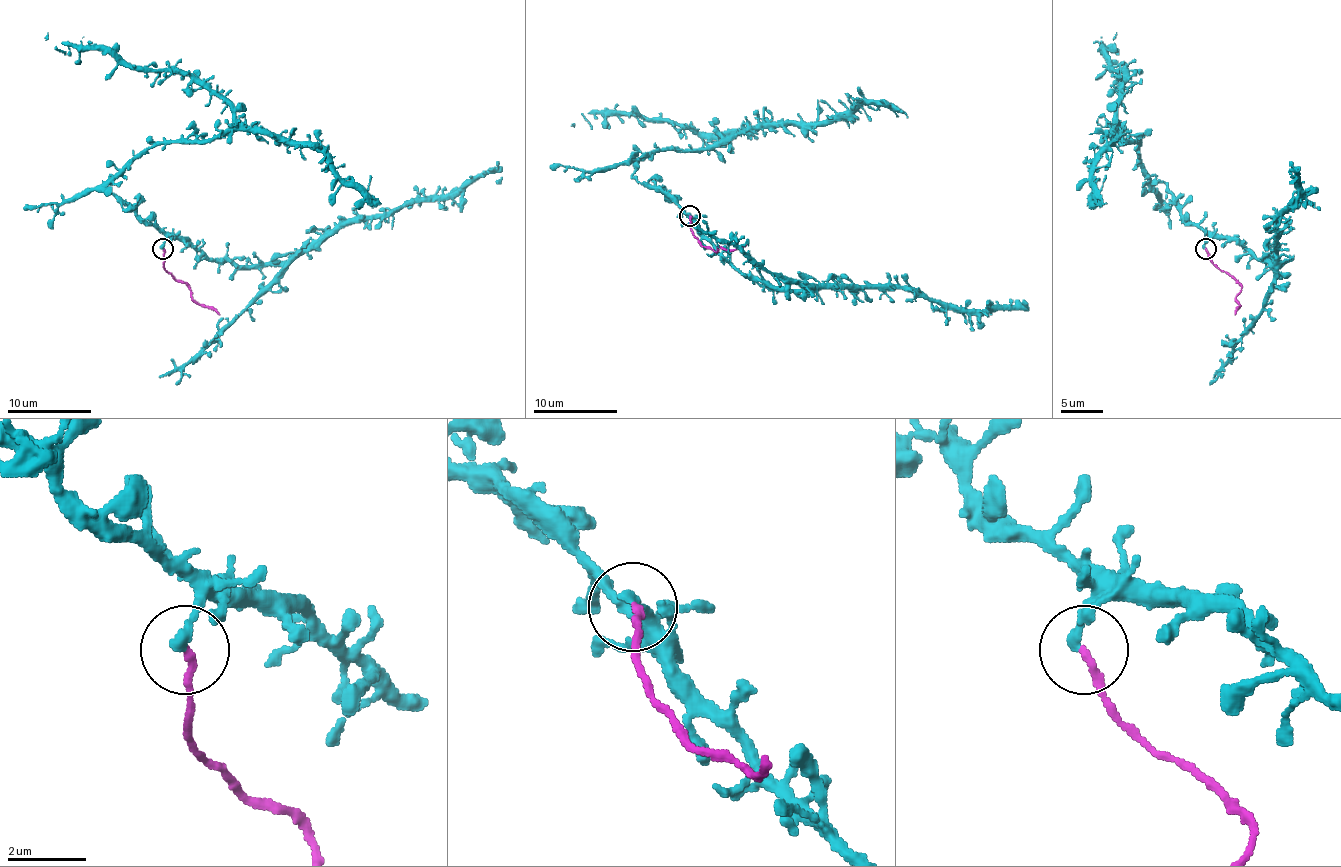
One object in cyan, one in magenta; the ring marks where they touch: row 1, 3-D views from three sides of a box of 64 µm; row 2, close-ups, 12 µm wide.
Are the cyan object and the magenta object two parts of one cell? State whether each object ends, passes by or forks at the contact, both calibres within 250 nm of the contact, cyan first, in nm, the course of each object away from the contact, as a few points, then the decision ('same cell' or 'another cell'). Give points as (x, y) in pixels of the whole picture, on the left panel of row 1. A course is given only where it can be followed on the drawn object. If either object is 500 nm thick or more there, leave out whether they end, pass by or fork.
cyan ends there; magenta ends there; 240 nm thick on the cyan side, 190 nm on the other; cyan runs (162, 248), (108, 181), (156, 145), (219, 137), (232, 109), (181, 74), (97, 49), (64, 53), (47, 32); magenta runs (162, 248), (164, 269), (190, 290), (192, 298), (211, 307), (219, 315); another cell

